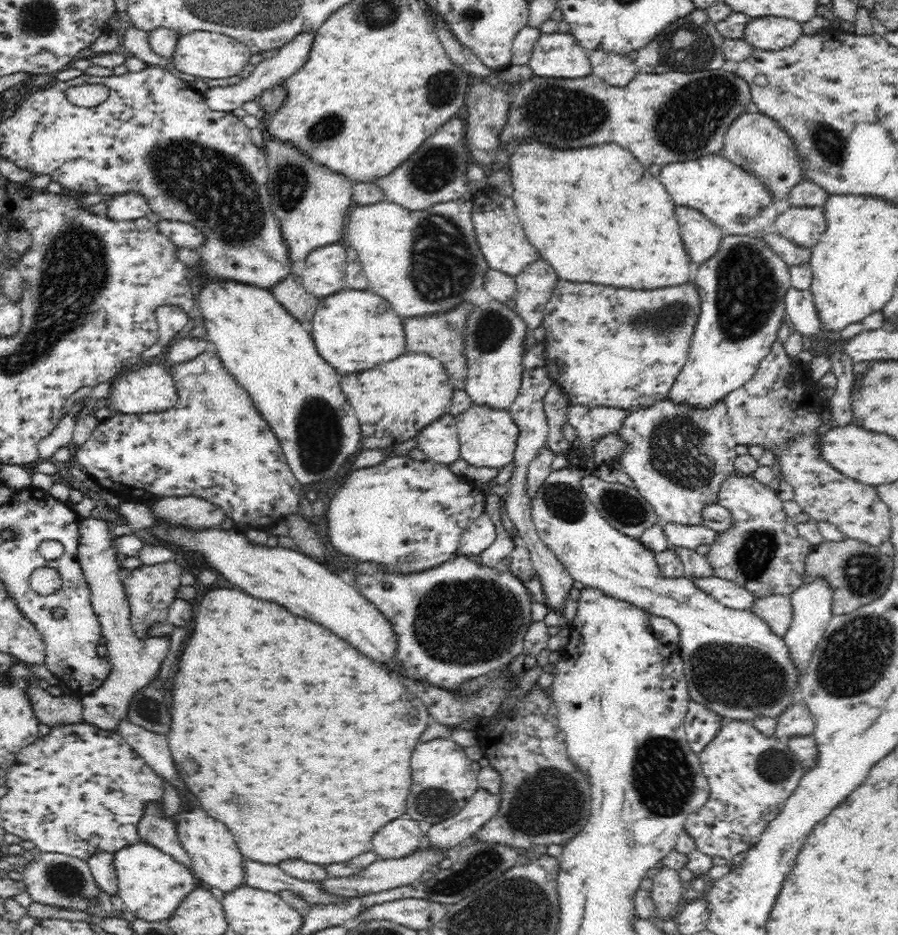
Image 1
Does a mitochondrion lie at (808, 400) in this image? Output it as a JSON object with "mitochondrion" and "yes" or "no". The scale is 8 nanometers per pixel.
{"mitochondrion":"no"}

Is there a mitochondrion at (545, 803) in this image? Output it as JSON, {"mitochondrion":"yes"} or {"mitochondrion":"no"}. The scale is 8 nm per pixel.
{"mitochondrion":"yes"}

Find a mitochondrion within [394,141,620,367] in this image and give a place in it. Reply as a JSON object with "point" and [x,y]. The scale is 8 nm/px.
{"point":[441,238]}

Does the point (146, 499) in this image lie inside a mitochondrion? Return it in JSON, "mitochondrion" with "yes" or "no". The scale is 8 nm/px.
{"mitochondrion":"no"}

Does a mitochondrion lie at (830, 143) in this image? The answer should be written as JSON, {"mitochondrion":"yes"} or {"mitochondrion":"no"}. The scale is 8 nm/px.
{"mitochondrion":"yes"}

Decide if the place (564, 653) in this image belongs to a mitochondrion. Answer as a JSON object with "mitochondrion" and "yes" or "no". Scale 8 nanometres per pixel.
{"mitochondrion":"no"}

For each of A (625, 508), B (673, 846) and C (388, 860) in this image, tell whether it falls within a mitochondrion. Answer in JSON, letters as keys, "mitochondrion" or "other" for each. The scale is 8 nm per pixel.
{"A":"mitochondrion","B":"other","C":"other"}

